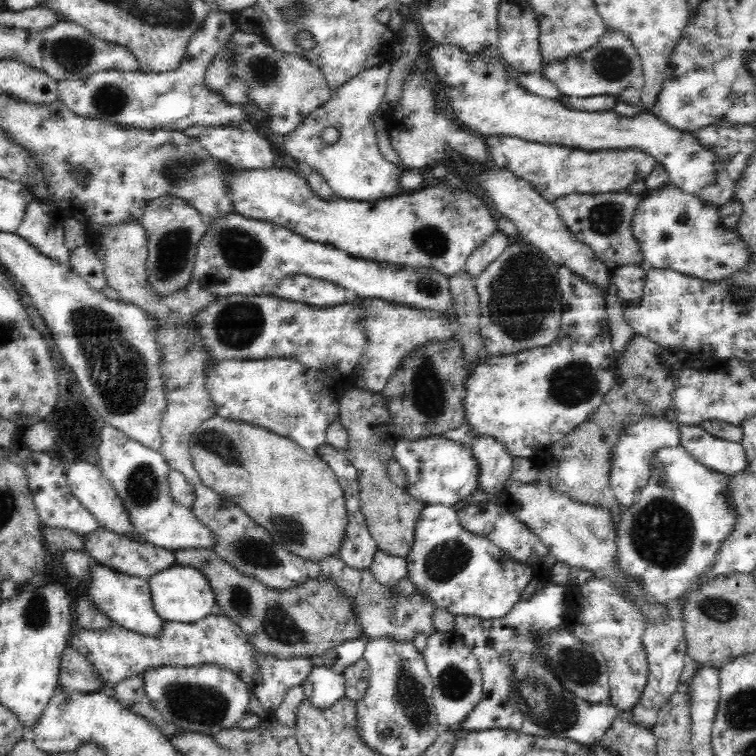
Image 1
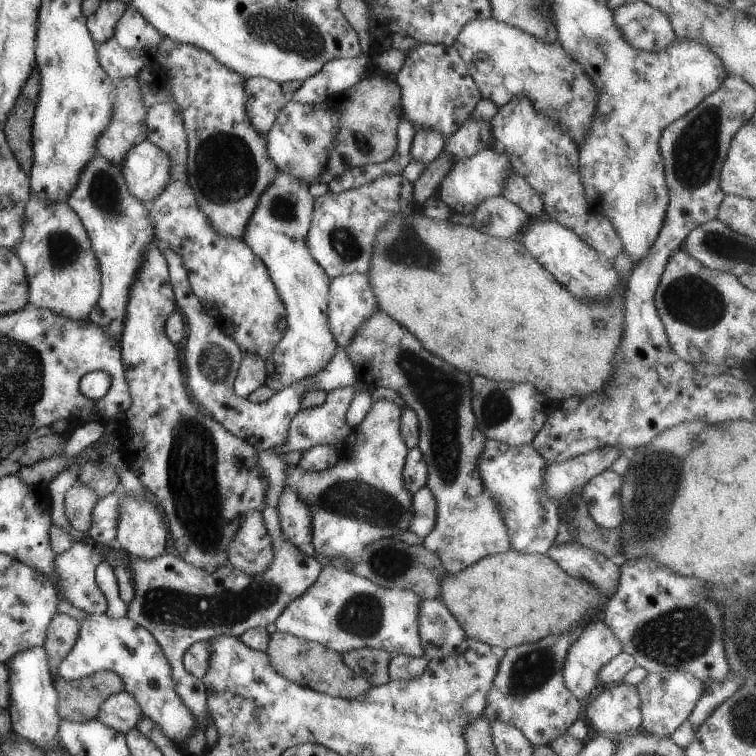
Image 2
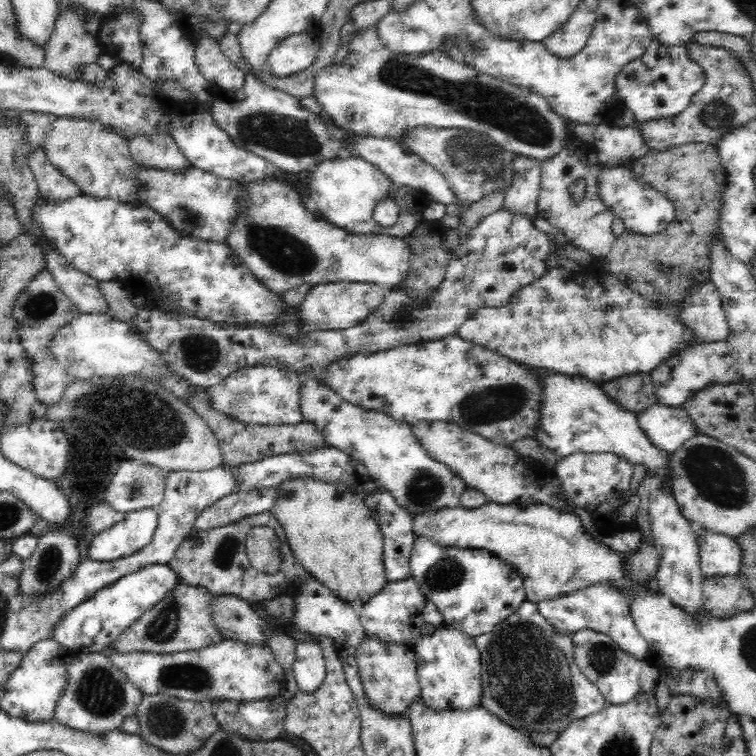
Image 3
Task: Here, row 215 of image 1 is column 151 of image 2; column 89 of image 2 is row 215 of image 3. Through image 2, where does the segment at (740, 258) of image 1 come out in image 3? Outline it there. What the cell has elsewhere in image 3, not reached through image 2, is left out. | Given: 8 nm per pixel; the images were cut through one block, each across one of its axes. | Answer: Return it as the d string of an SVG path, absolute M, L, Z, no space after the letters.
M602 166L598 183L600 183L600 195L604 203L612 210L614 217L618 217L624 223L626 231L650 236L664 232L673 222L674 205L672 201L654 189L652 185L640 181L629 168Z

